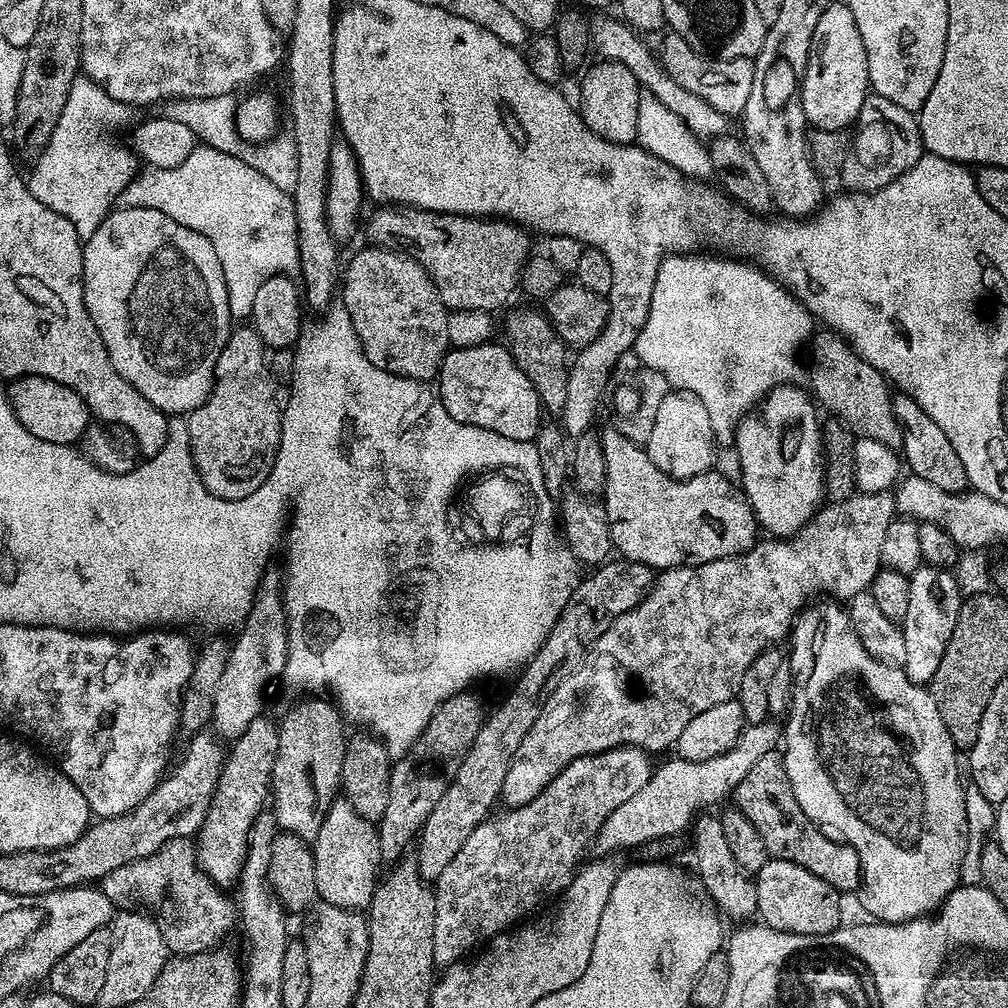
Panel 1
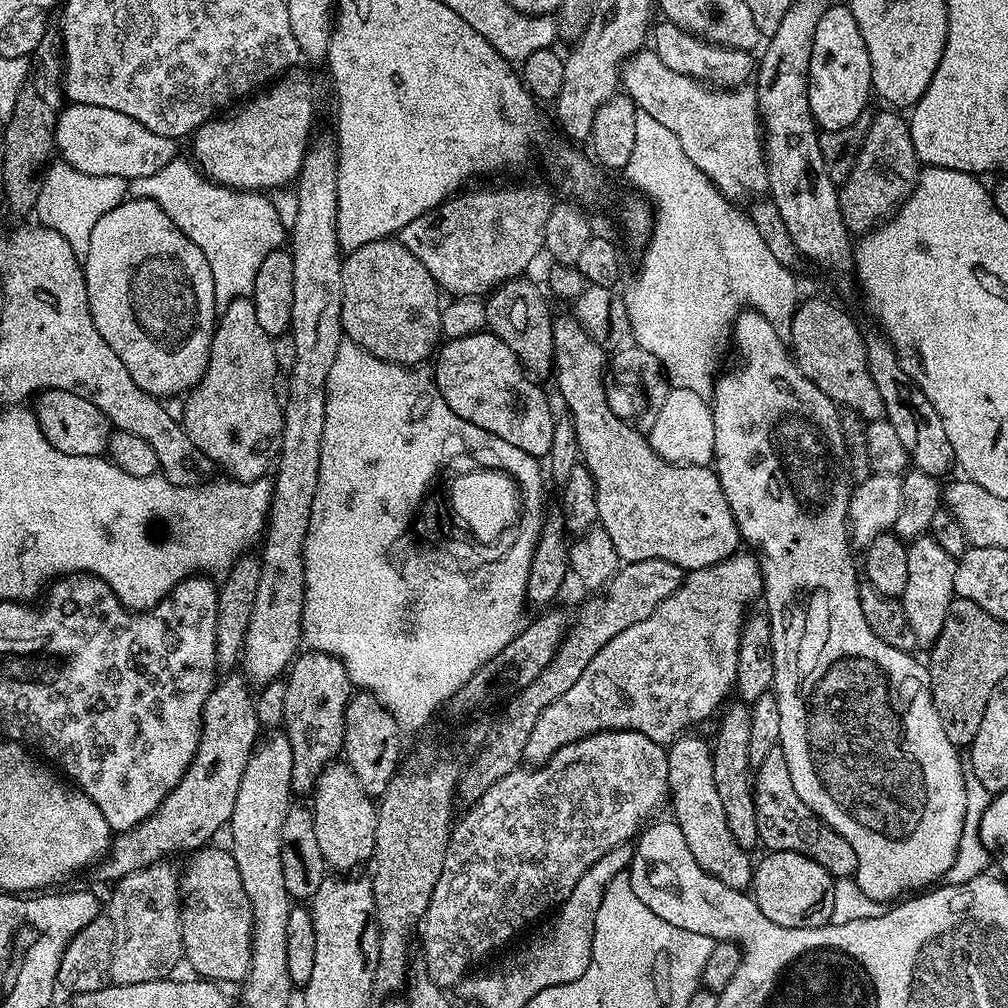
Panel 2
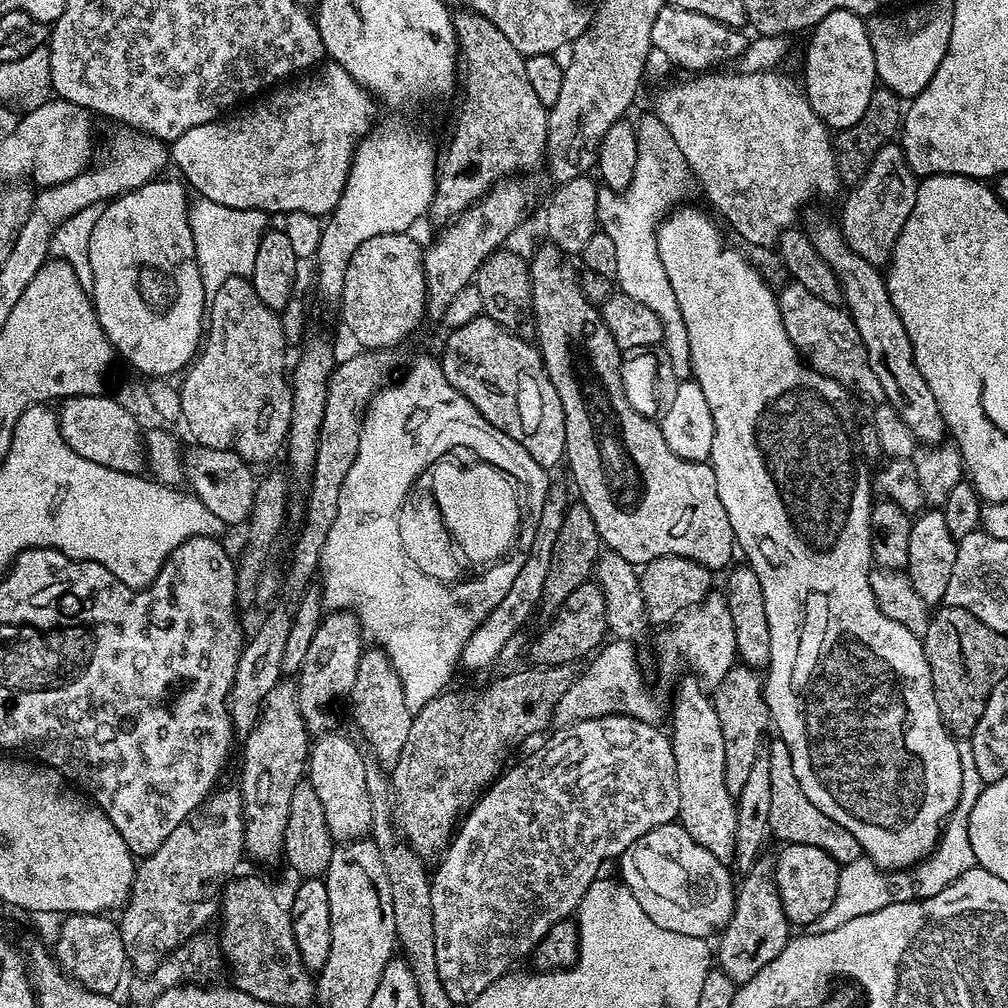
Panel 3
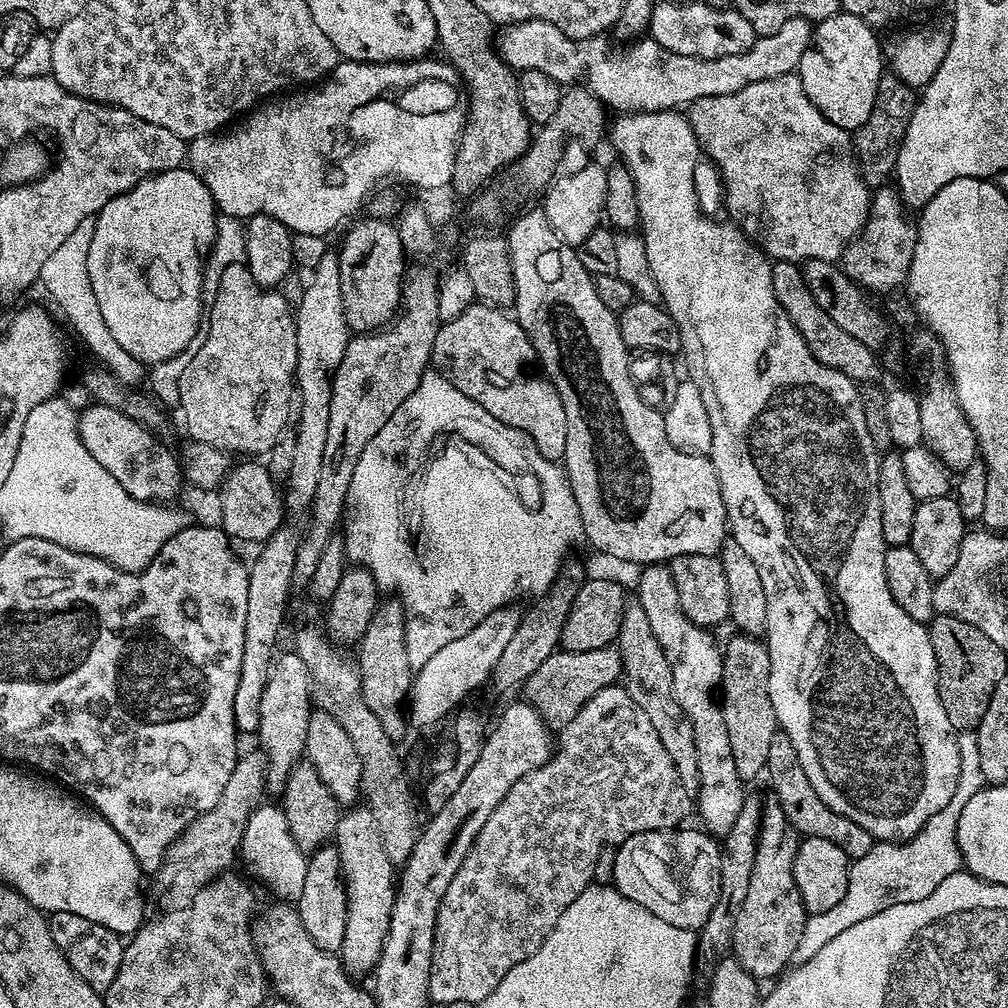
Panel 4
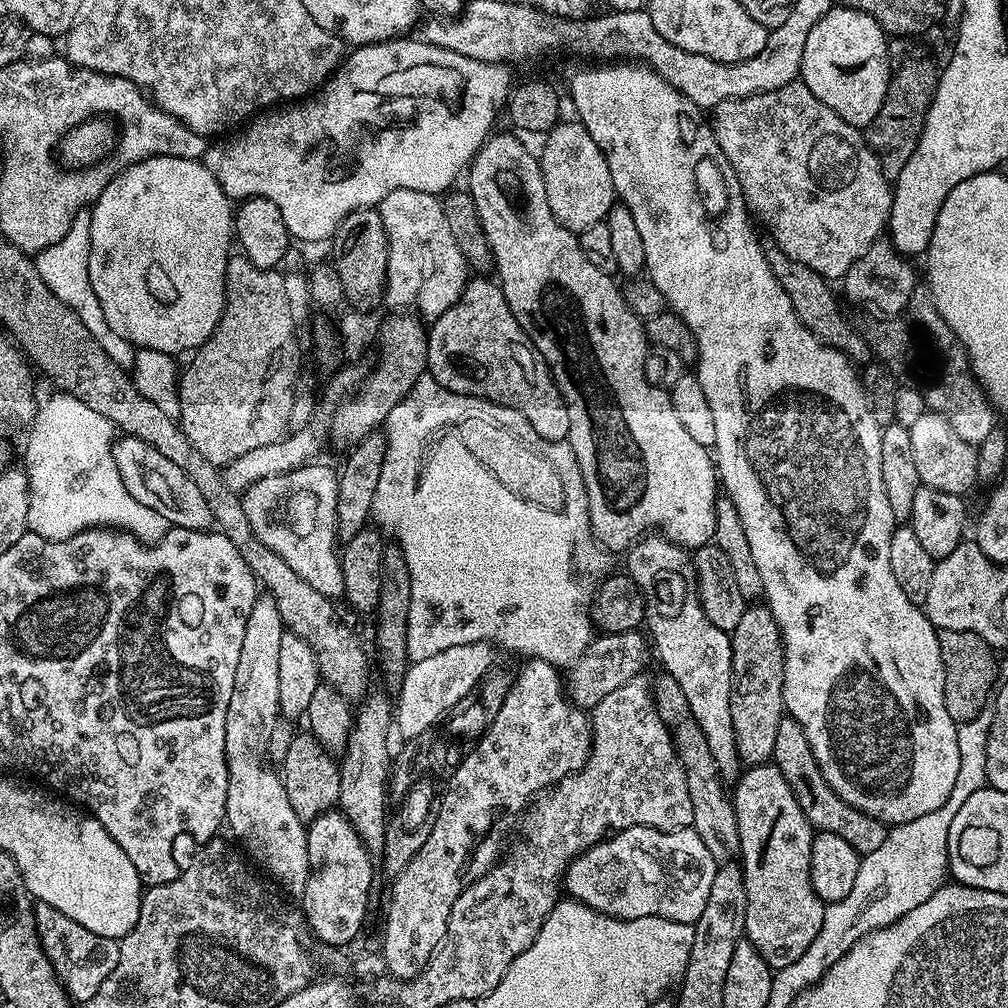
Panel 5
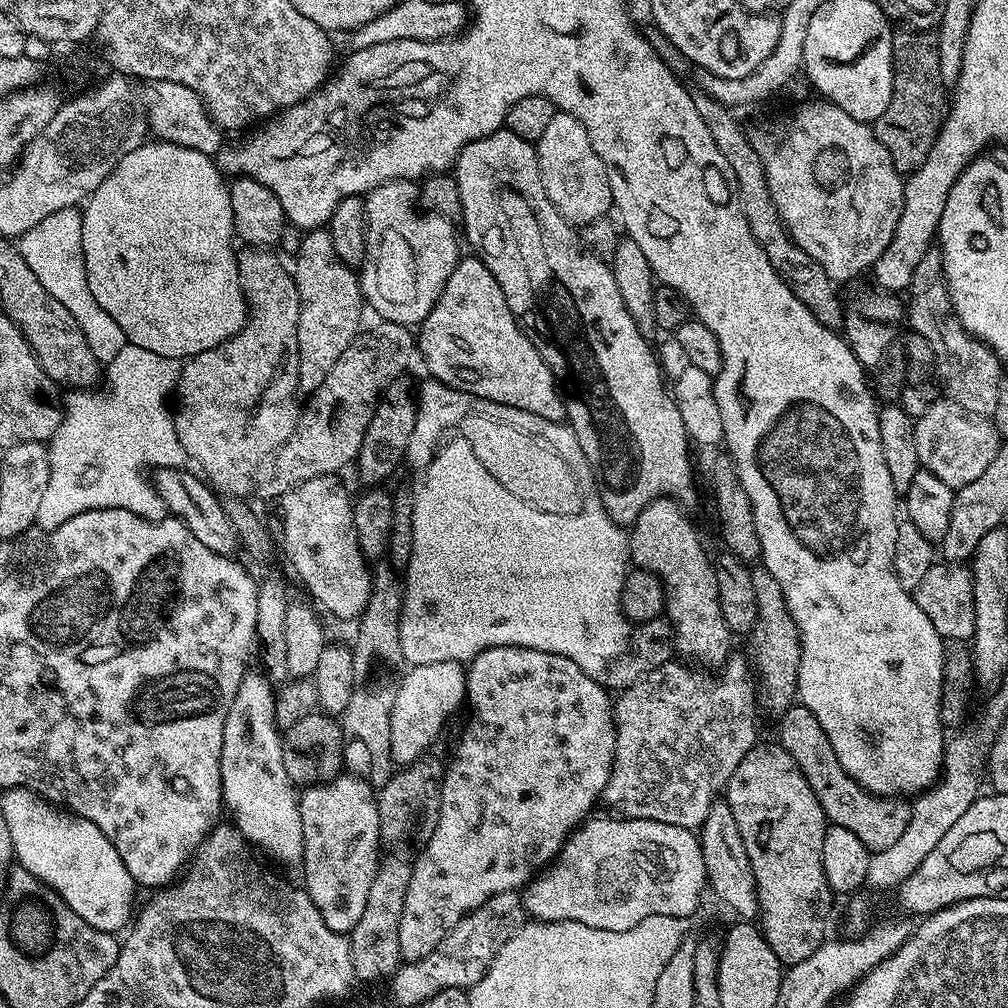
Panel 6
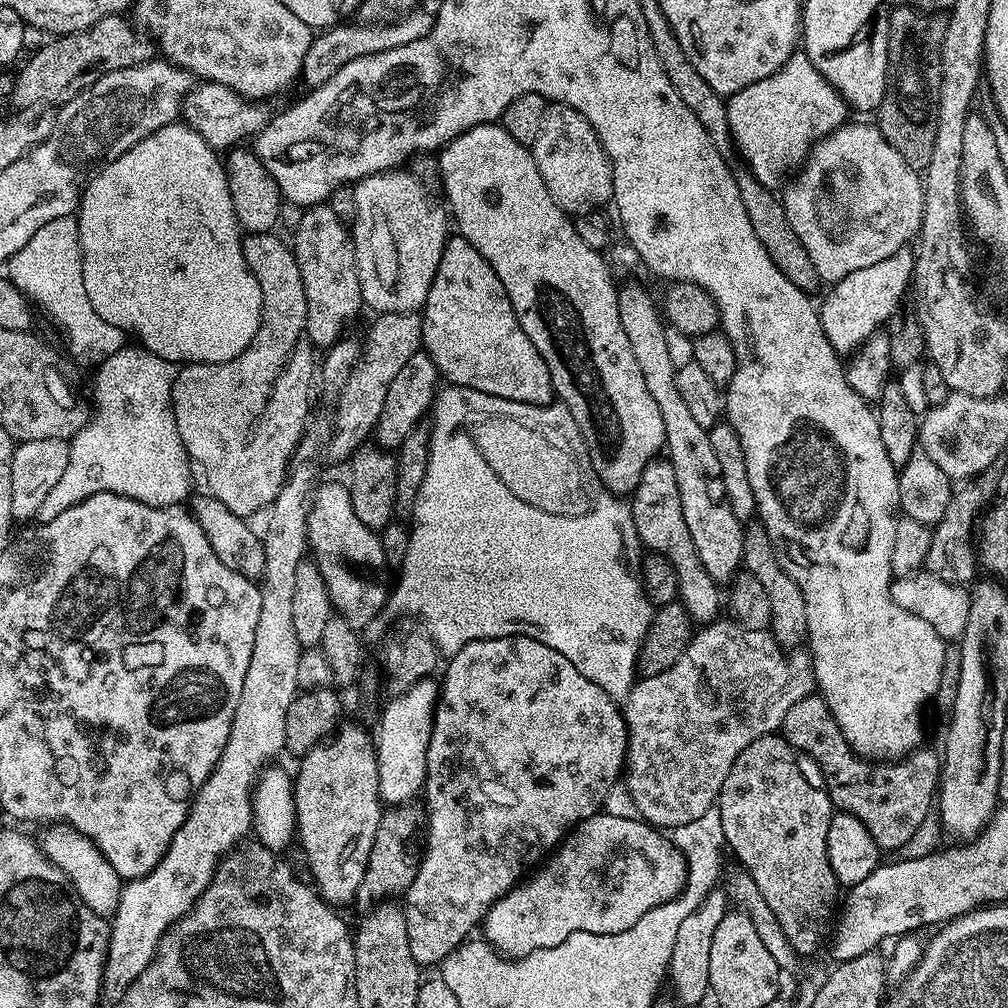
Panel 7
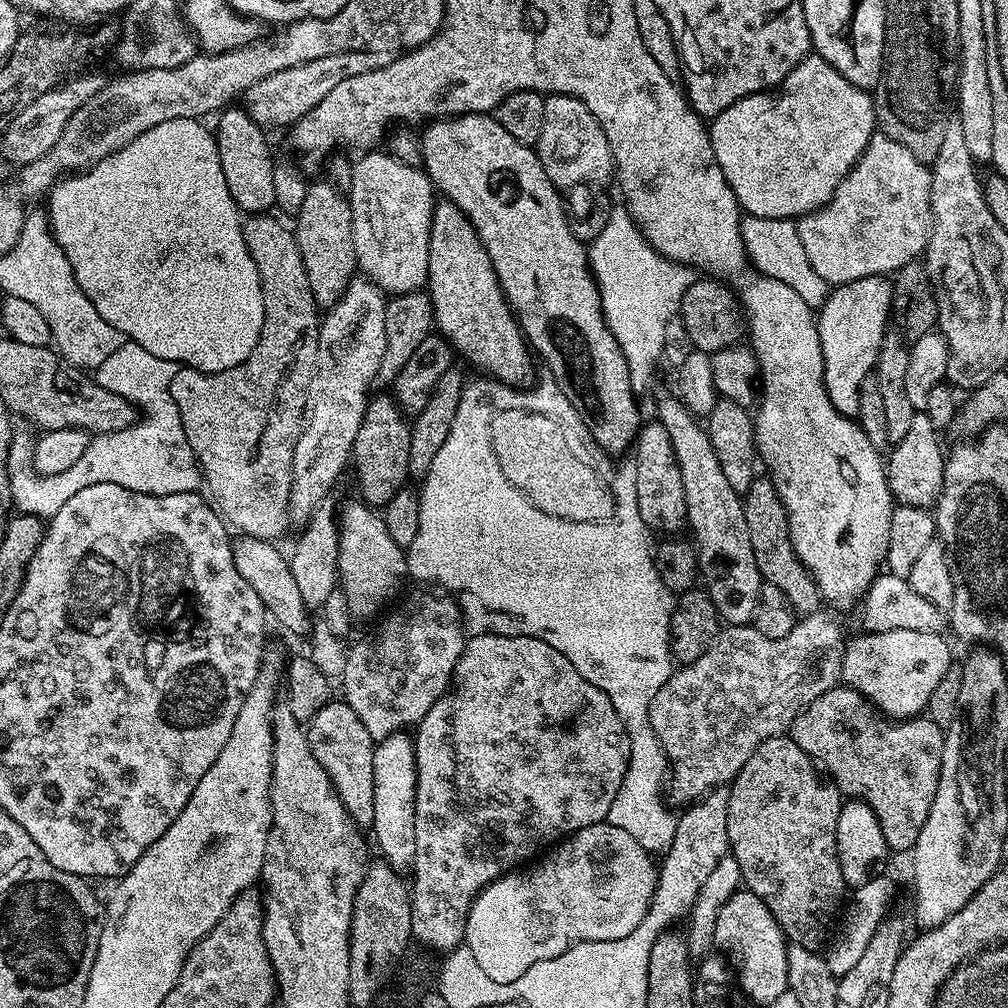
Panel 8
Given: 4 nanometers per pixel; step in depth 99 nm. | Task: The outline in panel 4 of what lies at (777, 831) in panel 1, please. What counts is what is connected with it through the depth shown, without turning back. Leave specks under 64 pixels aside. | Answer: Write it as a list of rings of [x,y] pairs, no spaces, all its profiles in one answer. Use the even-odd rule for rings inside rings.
[[[777,730],[770,742],[767,776],[769,782],[772,783],[772,792],[776,795],[773,796],[775,803],[782,806],[786,818],[790,818],[790,822],[796,827],[801,837],[827,838],[829,842],[834,842],[834,846],[844,851],[849,861],[863,858],[872,849],[874,841],[869,832],[862,830],[858,822],[850,822],[850,818],[830,810],[830,806],[826,806],[822,798],[818,798],[814,786],[810,786],[810,778],[806,778],[806,773],[802,770],[802,762],[798,762],[794,742],[790,742],[785,732]]]

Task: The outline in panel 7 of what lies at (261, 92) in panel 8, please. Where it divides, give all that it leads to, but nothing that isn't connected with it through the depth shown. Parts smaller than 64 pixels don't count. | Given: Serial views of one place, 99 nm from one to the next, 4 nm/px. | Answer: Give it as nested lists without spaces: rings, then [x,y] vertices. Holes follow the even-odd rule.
[[[413,10],[408,15],[401,16],[400,19],[386,24],[341,22],[333,27],[323,29],[313,39],[310,50],[304,59],[303,83],[308,83],[309,89],[317,88],[322,86],[322,82],[334,78],[334,74],[338,74],[338,70],[342,70],[342,66],[346,66],[346,62],[350,62],[354,58],[362,58],[366,54],[378,54],[382,50],[390,50],[394,46],[418,42],[418,38],[426,38],[426,34],[430,34],[432,29],[434,16],[431,11],[420,11]],[[202,82],[188,93],[184,100],[182,116],[188,127],[202,134],[202,138],[211,148],[231,150],[247,141],[244,140],[247,136],[248,139],[255,137],[256,133],[263,130],[274,115],[273,109],[268,107],[267,103],[239,96],[234,90],[230,90],[230,86]]]

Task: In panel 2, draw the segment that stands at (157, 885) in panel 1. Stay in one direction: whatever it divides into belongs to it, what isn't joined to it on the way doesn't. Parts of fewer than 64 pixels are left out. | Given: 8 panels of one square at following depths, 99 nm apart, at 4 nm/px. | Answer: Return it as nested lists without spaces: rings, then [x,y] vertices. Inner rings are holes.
[[[212,847],[195,849],[184,872],[182,868],[180,933],[184,960],[197,977],[239,985],[248,977],[252,962],[252,907],[231,851],[227,847]]]

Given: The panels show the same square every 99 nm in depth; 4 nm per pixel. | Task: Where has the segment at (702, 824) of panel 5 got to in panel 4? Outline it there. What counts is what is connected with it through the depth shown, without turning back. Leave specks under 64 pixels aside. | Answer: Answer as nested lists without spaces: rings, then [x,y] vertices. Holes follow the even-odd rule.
[[[639,602],[627,605],[622,614],[620,632],[616,635],[615,647],[620,649],[620,657],[624,663],[622,673],[630,698],[650,718],[654,726],[654,734],[662,741],[666,754],[670,754],[670,762],[674,762],[674,770],[678,770],[680,785],[690,794],[700,789],[698,772],[698,749],[694,744],[694,726],[690,726],[690,718],[678,706],[678,698],[674,698],[674,674],[670,674],[670,662],[666,662],[666,654],[662,654],[662,646],[658,646],[658,638],[654,638],[654,630],[646,619],[646,610],[642,610]]]

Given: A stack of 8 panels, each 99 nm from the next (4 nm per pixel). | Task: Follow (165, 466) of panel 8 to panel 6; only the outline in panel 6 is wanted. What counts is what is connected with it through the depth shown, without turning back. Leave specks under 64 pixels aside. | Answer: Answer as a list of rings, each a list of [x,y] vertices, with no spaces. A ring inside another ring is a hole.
[[[125,342],[122,350],[118,352],[118,358],[114,358],[106,365],[106,380],[108,376],[108,385],[105,386],[104,392],[96,392],[97,390],[72,390],[67,393],[66,399],[63,401],[64,420],[58,426],[58,430],[50,443],[47,445],[50,462],[49,482],[46,485],[46,492],[39,503],[38,514],[35,527],[40,530],[47,530],[51,527],[57,528],[62,526],[62,522],[66,522],[69,516],[77,516],[86,510],[98,510],[99,508],[121,508],[122,510],[130,510],[134,514],[138,514],[147,520],[162,520],[169,515],[166,502],[162,502],[162,498],[156,493],[155,483],[151,479],[143,480],[140,477],[140,460],[160,460],[156,462],[168,462],[172,456],[172,448],[174,449],[174,412],[169,406],[170,397],[173,395],[176,383],[180,380],[180,370],[182,364],[179,360],[165,360],[163,358],[146,358],[146,353],[142,350],[142,346],[134,346]]]

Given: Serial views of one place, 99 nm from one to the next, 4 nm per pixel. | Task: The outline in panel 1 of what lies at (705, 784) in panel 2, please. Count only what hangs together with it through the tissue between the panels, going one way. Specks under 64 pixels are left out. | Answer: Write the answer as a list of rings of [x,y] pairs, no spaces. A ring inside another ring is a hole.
[[[712,814],[697,815],[690,828],[692,852],[696,855],[696,872],[700,875],[700,884],[708,891],[707,899],[725,917],[726,915],[755,917],[758,906],[755,879],[749,873],[744,872],[742,866],[738,866],[738,862],[734,862],[734,854],[730,854],[730,845],[726,843],[726,834],[722,834],[720,816],[708,815]]]

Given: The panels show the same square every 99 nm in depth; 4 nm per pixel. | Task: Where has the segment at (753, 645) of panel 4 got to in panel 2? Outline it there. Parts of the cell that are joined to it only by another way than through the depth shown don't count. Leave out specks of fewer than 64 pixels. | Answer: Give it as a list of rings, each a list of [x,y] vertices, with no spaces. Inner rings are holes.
[[[743,702],[735,703],[729,703],[719,713],[719,716],[721,715],[720,725],[716,728],[716,740],[714,739],[712,750],[714,782],[718,786],[718,795],[722,802],[722,810],[726,814],[726,822],[730,825],[730,834],[734,834],[734,842],[738,842],[738,846],[742,846],[746,850],[752,850],[752,847],[757,847],[760,844],[758,818],[756,817],[756,793],[754,791],[754,766],[750,762],[752,709]]]

